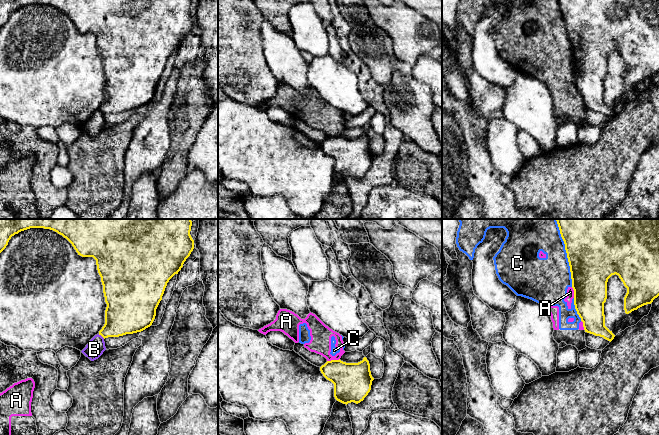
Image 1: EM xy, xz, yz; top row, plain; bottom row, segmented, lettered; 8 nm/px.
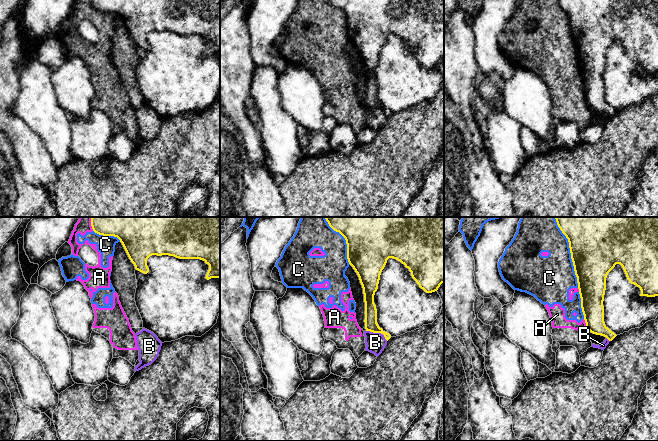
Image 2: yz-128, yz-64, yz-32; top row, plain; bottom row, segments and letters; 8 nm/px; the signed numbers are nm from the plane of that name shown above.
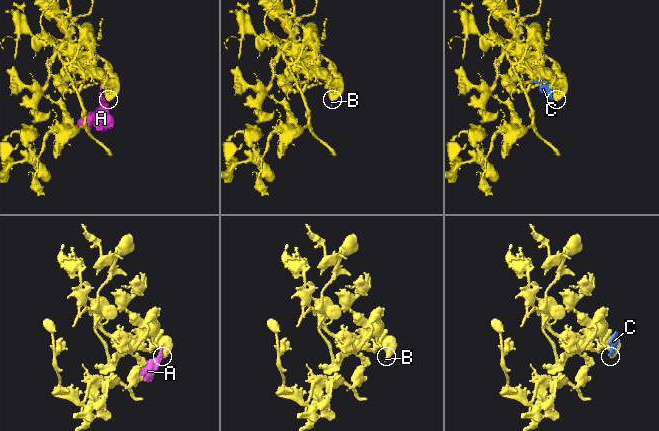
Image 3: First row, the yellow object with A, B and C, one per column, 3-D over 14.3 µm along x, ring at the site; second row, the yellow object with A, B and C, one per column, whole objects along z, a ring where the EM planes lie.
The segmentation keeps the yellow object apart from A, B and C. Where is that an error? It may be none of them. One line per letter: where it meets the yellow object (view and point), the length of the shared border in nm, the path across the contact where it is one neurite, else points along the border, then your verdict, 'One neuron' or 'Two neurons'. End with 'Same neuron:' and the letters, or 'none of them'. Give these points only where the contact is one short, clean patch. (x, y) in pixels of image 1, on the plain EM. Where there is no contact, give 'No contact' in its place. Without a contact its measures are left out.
A: Touches yellow at xz (333, 136). Shared border 110 nm. Two neurons
B: Touches yellow at xy (101, 111). Shared border 70 nm. Boundary: xy (98, 110), (104, 114). Two neurons
C: Touches yellow at yz (567, 31). Shared border 500 nm. Two neurons
Same neuron: none of them

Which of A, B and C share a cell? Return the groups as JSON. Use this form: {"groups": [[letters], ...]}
{"groups": [["A", "C"], ["B"]]}

